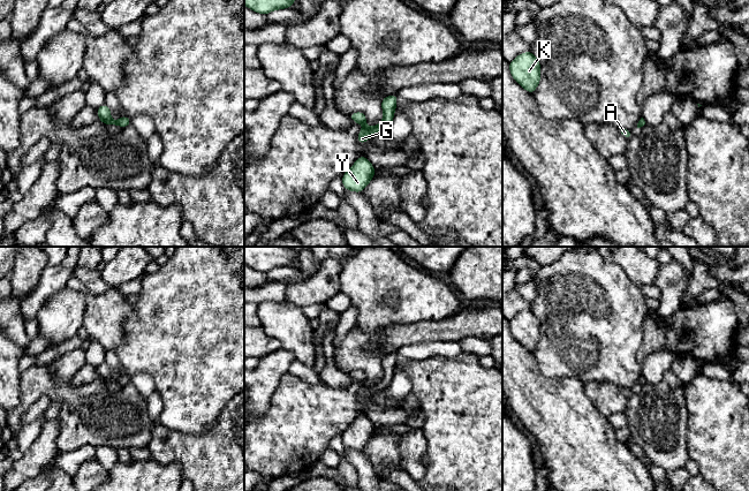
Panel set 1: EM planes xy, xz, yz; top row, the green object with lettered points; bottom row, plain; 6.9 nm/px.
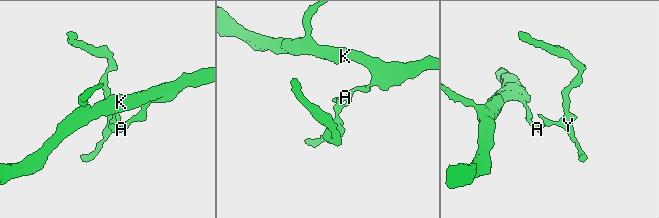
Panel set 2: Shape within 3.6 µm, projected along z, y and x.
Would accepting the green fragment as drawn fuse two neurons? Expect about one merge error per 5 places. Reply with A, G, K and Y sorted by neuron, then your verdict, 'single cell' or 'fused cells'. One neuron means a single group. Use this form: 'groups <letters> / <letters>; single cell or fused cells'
groups A G K Y; single cell

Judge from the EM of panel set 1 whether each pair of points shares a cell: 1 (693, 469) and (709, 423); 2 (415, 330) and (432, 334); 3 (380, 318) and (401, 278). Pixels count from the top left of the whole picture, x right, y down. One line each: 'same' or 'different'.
1: different
2: same
3: same

